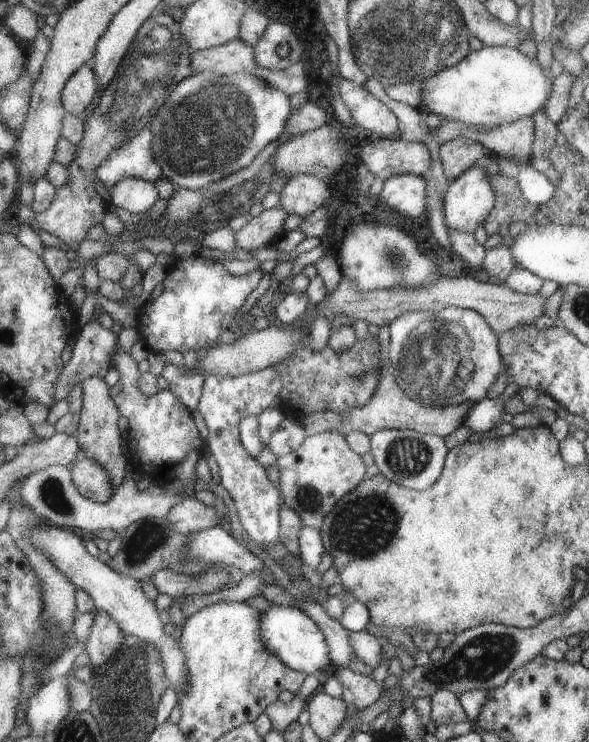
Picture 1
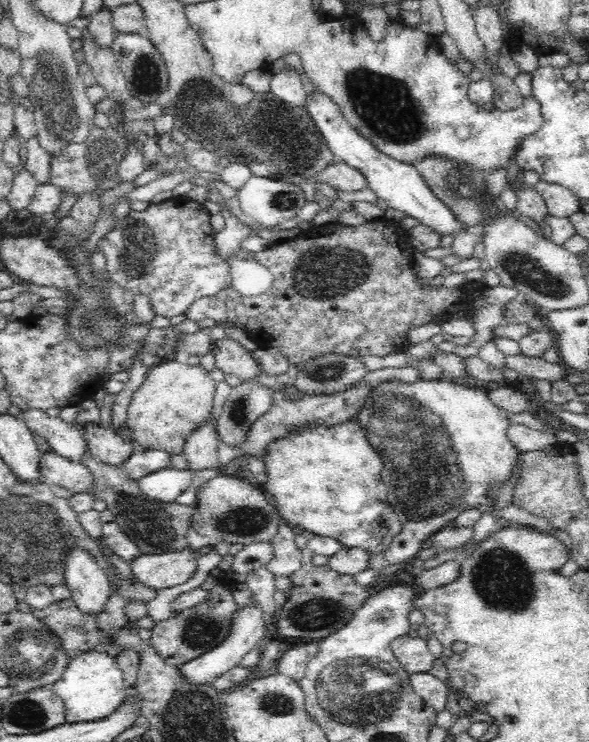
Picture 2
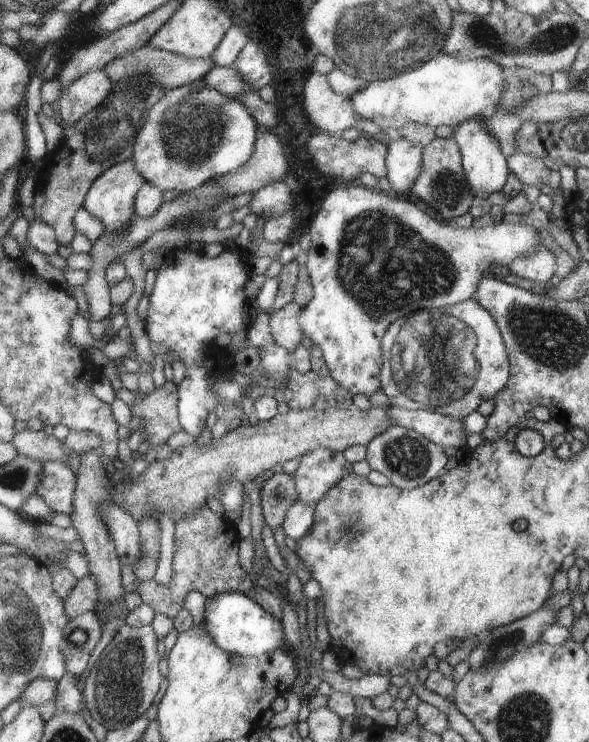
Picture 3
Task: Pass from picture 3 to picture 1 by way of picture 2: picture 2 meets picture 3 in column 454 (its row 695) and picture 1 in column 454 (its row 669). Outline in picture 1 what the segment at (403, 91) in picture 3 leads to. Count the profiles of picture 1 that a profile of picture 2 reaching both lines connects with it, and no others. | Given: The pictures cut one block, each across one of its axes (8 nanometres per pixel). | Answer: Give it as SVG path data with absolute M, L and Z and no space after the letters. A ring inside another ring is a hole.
M483 46L451 68L438 72L421 84L423 106L420 110L468 125L491 128L533 117L553 98L554 78L539 61L518 49Z

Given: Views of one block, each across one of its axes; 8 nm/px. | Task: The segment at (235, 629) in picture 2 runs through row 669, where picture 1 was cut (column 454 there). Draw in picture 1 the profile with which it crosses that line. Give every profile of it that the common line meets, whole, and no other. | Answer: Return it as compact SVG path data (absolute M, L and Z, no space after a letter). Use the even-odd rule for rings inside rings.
M472 166L450 183L444 198L444 219L448 229L472 233L483 226L495 206L488 174Z

